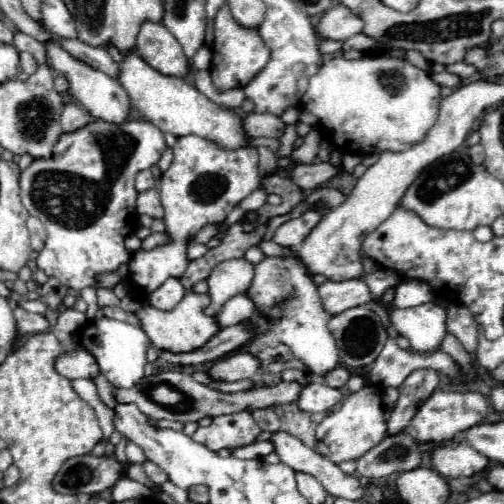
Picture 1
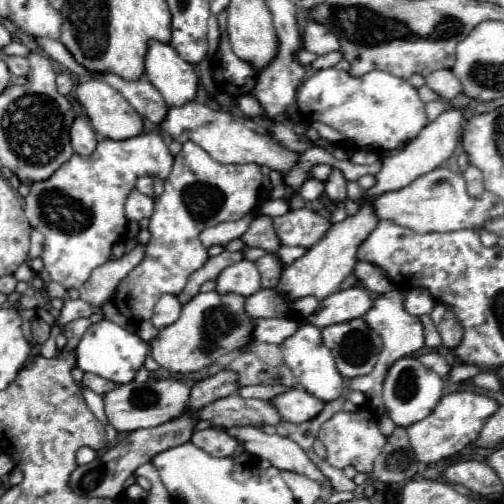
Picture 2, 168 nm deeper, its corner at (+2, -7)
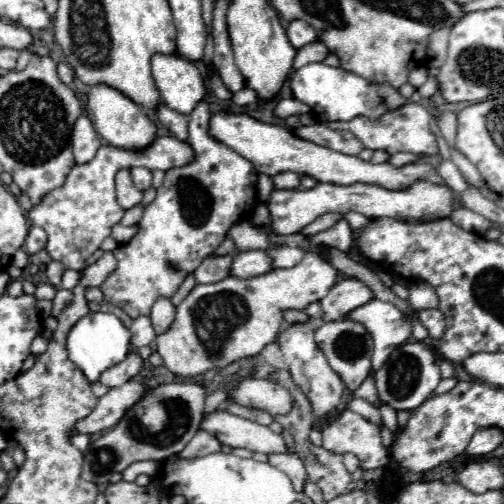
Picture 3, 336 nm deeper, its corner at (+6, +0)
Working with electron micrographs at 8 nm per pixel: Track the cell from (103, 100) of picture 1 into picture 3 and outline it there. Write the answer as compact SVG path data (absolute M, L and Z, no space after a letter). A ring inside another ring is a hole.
M98 84L98 86L90 88L90 94L88 94L88 112L90 112L90 118L92 118L92 124L94 124L96 132L110 146L116 146L116 148L122 148L122 150L134 150L136 152L136 150L148 148L156 140L156 124L150 118L150 114L142 106L134 104L130 98L126 98L124 94L120 94L118 90L114 90L110 86Z

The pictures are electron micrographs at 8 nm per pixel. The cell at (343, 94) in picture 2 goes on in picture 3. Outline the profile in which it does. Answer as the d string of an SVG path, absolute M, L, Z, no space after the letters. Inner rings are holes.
M322 62L306 64L298 68L290 76L290 88L296 100L308 104L318 118L318 122L338 122L338 120L352 120L356 116L368 116L378 118L384 110L396 110L404 106L408 100L390 84L368 84L368 80L346 72L342 68L332 68Z

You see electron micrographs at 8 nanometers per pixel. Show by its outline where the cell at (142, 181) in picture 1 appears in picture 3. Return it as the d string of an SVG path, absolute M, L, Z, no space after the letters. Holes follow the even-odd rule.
M132 168L130 172L132 172L132 180L134 180L134 184L136 184L138 190L144 192L144 190L150 188L150 184L152 184L152 172L148 168Z

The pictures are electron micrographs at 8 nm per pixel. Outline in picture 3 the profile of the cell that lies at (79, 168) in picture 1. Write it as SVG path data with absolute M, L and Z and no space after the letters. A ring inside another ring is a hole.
M160 136L150 144L146 150L140 152L128 152L114 146L100 146L98 154L92 162L74 166L64 182L64 186L52 190L38 206L34 206L28 214L30 222L36 226L42 226L48 234L46 250L52 260L60 260L64 268L80 272L84 268L84 262L98 250L102 240L110 236L110 230L114 224L118 224L124 216L124 208L116 202L116 190L114 190L114 176L120 168L134 168L144 166L148 170L170 170L174 166L184 166L192 162L194 150L188 142L178 140L176 136Z

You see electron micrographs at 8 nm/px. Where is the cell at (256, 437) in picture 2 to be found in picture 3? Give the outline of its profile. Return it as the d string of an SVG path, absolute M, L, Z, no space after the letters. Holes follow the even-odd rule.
M222 406L206 414L200 422L200 428L212 432L222 446L248 448L252 452L264 452L264 454L286 452L286 444L280 434L272 432L268 426L234 416Z

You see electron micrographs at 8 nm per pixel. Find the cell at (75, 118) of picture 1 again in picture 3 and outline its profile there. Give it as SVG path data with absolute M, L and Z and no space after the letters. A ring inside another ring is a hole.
M80 116L76 120L74 132L72 132L72 148L74 148L76 164L90 162L96 156L100 146L102 146L102 142L100 142L98 132L94 130L90 118L88 116Z

